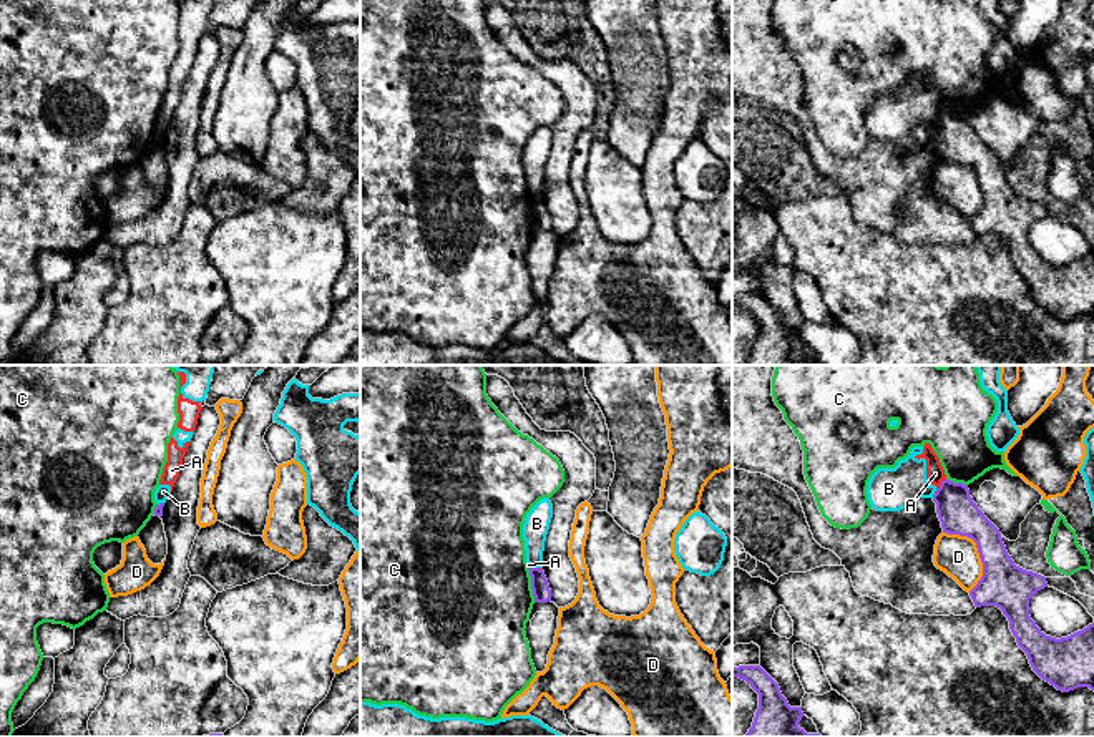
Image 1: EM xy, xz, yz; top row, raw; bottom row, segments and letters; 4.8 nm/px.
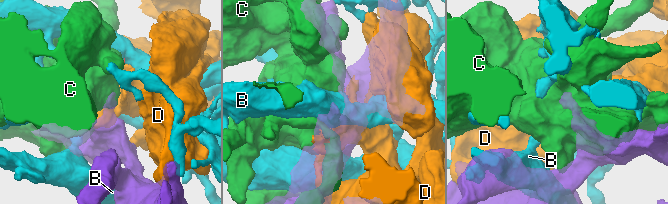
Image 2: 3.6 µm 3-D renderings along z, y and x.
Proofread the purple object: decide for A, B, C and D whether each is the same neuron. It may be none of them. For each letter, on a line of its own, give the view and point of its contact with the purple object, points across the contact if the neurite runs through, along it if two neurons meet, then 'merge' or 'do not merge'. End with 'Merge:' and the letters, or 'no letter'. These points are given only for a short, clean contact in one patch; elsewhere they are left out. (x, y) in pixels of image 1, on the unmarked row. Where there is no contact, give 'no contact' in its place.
A: yz (940, 115) | along yz (945, 107), (935, 122) | do not merge
B: xz (535, 196) | do not merge
C: xz (532, 214) | do not merge
D: yz (978, 180) | do not merge
Merge: no letter

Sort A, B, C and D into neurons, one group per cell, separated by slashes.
A B / C / D

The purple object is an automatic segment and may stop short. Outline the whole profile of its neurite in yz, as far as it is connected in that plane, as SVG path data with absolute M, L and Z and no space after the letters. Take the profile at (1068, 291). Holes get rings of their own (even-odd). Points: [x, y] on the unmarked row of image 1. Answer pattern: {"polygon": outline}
{"polygon": "M943 108L933 123L943 161L976 171L983 204L969 219L976 236L996 234L1009 249L1033 299L1057 319L1094 319L1094 251L1067 266L1046 264L1029 244L1029 227L1048 214L1046 206L1014 193L999 158L969 124L968 113Z"}

